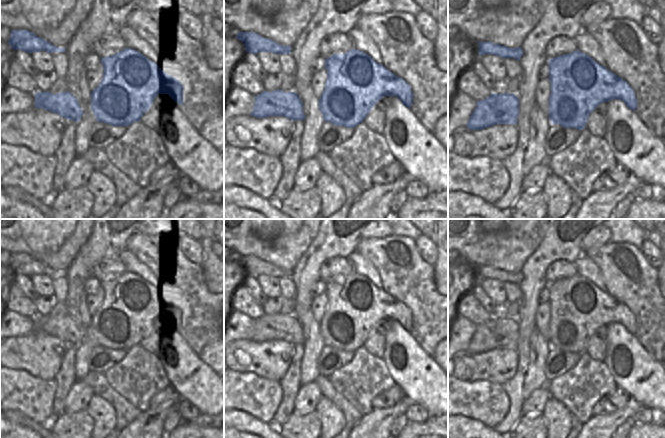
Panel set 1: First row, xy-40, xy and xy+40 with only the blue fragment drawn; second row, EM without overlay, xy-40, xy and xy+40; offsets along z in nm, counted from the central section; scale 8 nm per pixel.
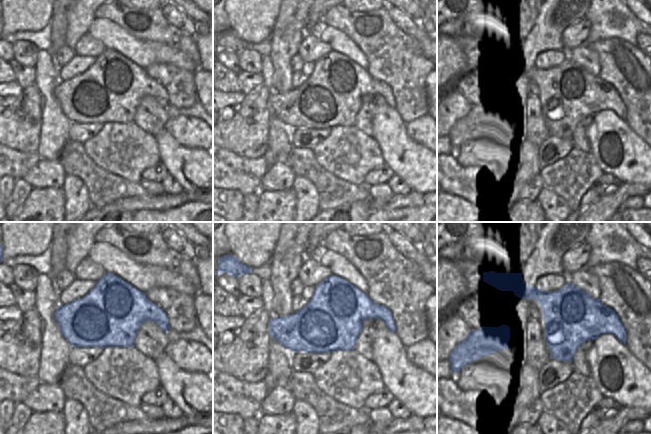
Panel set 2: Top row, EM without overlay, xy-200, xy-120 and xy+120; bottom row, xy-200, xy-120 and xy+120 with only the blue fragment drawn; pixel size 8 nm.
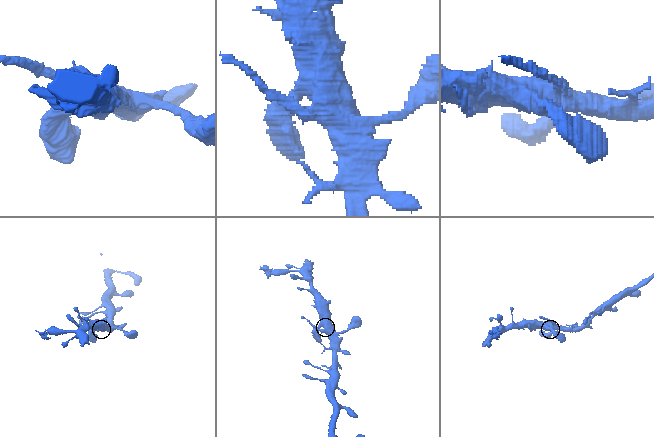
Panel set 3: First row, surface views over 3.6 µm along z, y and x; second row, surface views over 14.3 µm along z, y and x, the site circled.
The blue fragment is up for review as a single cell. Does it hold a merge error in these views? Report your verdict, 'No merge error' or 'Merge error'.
No merge error.

